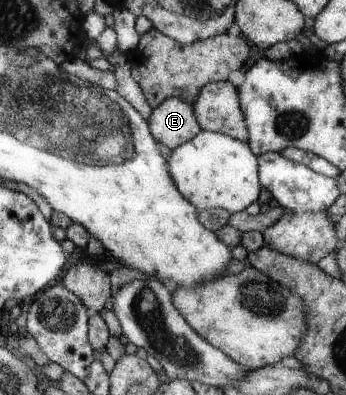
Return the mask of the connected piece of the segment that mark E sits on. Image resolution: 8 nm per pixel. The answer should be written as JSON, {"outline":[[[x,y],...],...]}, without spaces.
{"outline":[[[176,96],[155,107],[147,122],[155,138],[171,150],[190,142],[203,130],[193,105]]]}

